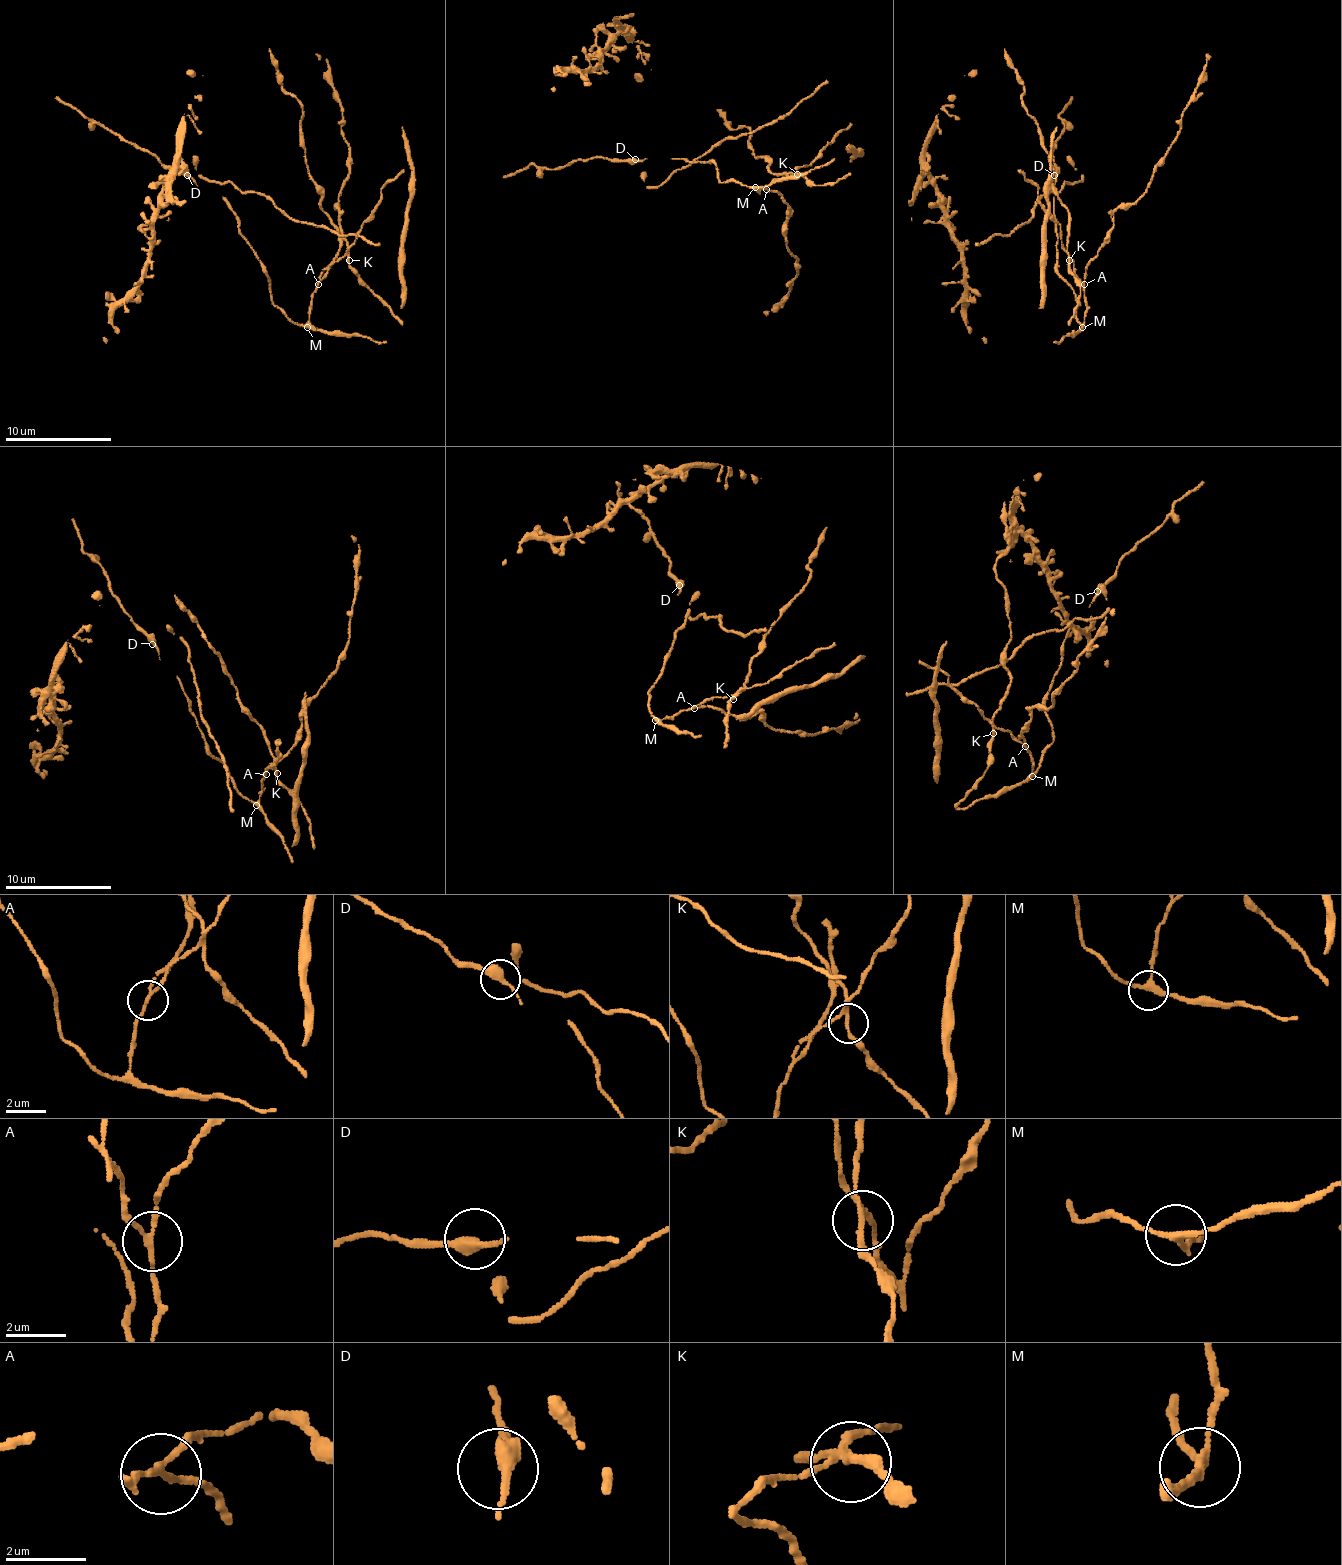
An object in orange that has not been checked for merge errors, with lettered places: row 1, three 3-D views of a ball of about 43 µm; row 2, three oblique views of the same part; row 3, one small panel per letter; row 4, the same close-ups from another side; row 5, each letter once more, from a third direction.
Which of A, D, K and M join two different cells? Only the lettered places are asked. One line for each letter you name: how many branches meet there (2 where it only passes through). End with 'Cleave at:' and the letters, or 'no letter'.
A: 3
Cleave at: A

